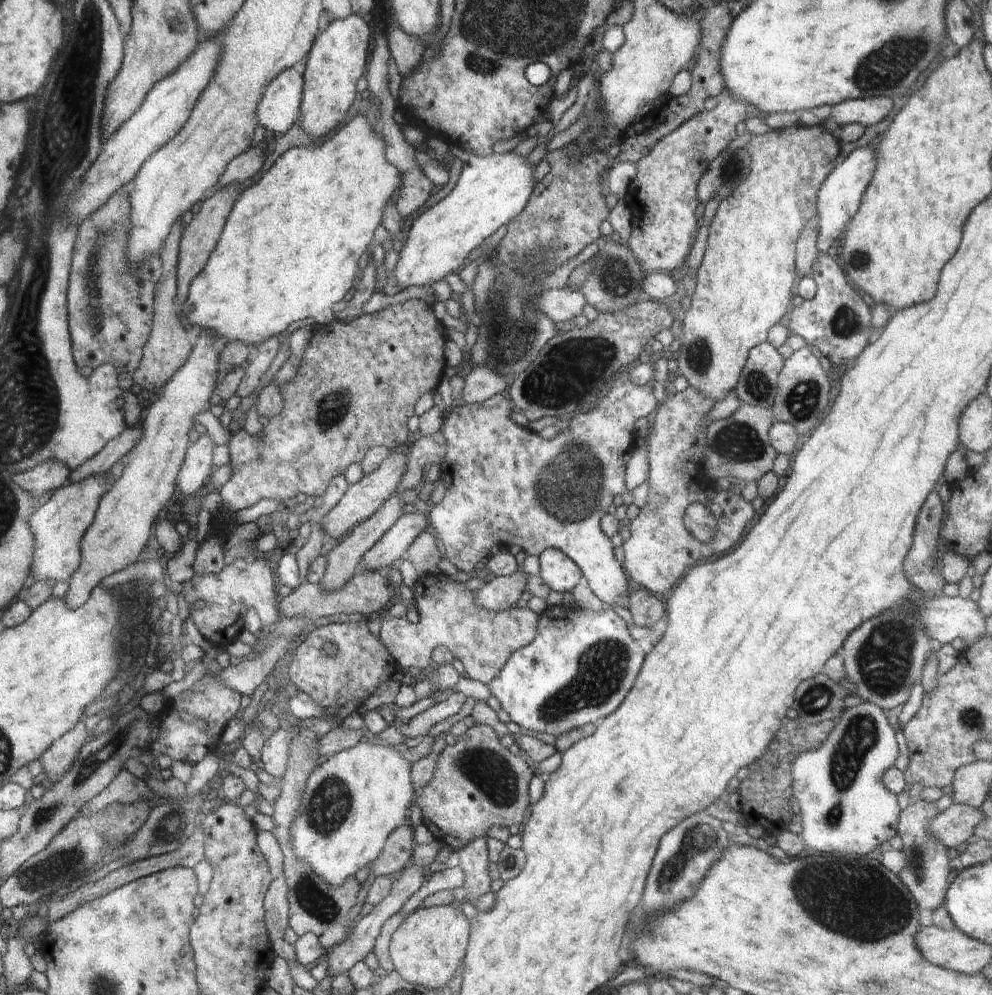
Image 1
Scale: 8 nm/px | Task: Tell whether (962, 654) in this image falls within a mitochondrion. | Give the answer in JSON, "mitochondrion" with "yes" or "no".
{"mitochondrion":"no"}

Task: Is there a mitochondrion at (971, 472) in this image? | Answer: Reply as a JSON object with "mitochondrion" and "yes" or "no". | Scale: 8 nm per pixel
{"mitochondrion":"no"}

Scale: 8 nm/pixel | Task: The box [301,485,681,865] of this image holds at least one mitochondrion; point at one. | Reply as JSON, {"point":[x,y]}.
{"point":[604,667]}

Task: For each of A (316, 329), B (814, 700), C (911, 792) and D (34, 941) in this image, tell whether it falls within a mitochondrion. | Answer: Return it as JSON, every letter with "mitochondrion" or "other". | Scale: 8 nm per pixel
{"A":"other","B":"mitochondrion","C":"other","D":"other"}

